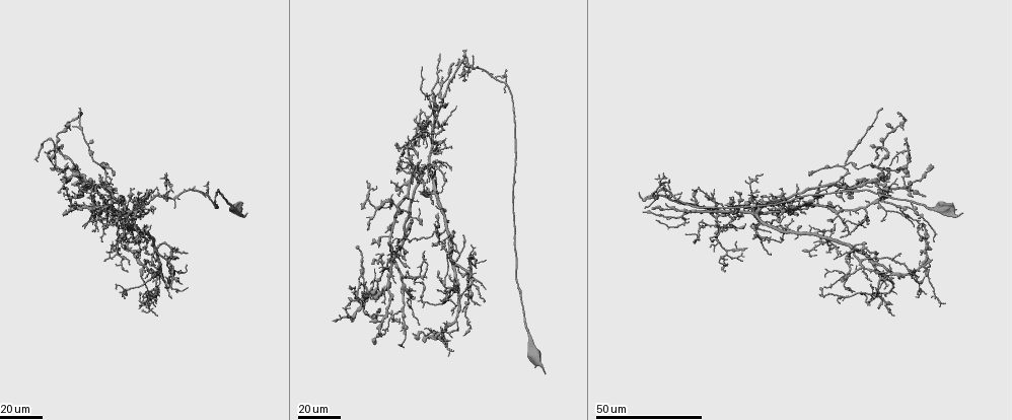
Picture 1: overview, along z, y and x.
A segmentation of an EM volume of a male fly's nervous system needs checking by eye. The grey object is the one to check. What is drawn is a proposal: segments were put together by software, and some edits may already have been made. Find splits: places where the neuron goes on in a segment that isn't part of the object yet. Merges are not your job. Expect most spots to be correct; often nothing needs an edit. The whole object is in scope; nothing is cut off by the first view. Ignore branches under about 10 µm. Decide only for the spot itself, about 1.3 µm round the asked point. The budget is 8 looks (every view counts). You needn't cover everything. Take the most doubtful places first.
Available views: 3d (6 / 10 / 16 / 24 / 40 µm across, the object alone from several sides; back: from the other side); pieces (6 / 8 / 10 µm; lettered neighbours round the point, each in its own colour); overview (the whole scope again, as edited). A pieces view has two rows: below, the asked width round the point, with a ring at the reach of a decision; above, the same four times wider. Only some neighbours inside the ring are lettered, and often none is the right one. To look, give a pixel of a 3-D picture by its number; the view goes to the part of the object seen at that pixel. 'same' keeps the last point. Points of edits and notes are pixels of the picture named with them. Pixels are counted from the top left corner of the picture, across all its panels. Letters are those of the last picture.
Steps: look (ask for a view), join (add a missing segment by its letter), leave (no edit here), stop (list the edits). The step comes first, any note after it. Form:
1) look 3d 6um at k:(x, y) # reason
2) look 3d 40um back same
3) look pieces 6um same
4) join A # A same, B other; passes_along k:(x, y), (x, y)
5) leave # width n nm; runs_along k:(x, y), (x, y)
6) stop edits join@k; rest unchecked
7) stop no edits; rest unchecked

look 3d 40um at 1:(246, 212) # an open end

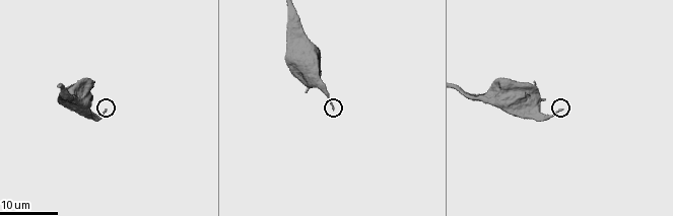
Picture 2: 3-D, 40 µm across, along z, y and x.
look pieces 6um at 2:(105, 109) # what lies round it

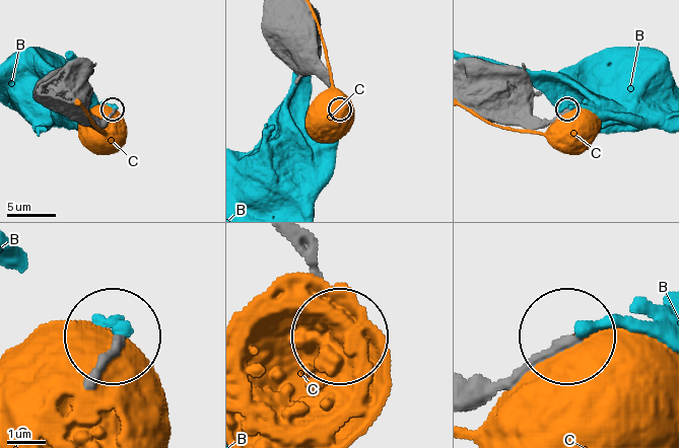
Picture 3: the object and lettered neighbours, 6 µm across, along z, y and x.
leave # B other, C other; runs_along 3:(85, 378), (111, 337); no lettered segment goes on from it

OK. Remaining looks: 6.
look 3d 40um at 1:(899, 112)

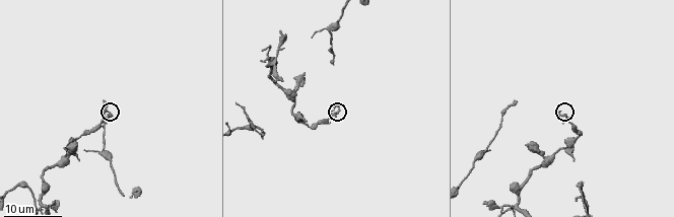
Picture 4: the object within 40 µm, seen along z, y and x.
look pieces 10um at 4:(561, 110)

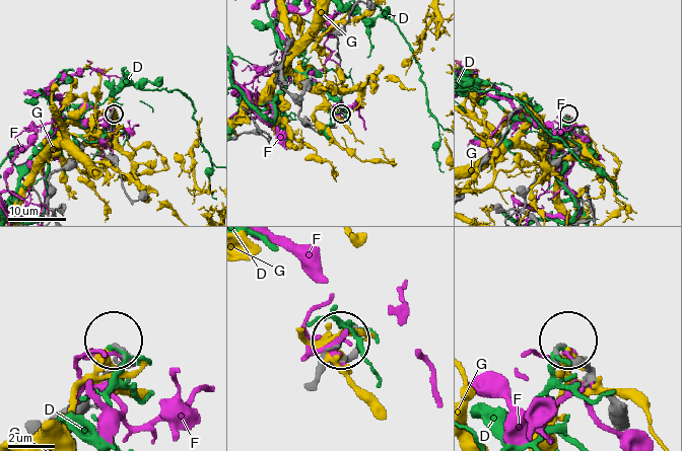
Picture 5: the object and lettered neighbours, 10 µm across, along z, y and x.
leave # D other, F other, G other; none of them fits

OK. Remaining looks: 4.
look 3d 40um at 1:(448, 277) # branch stops here

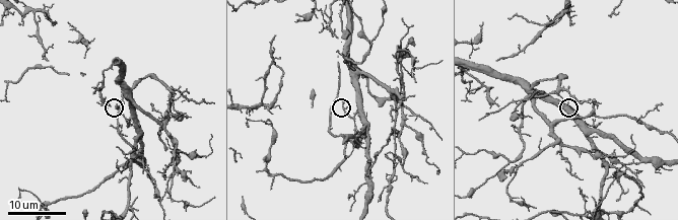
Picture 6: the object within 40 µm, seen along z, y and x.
look pieces 8um at 6:(115, 103)

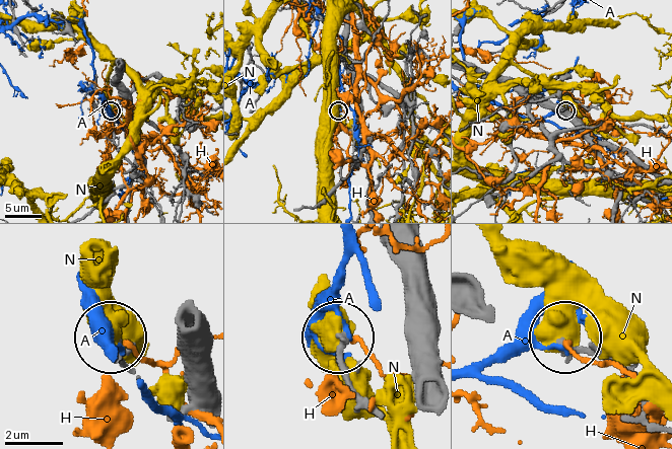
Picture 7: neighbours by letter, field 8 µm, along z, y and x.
leave # A other, H other, N other; runs_along 7:(375, 409), (343, 373), (343, 340); no lettered segment goes on from it

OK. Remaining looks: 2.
stop no edits; rest unchecked

